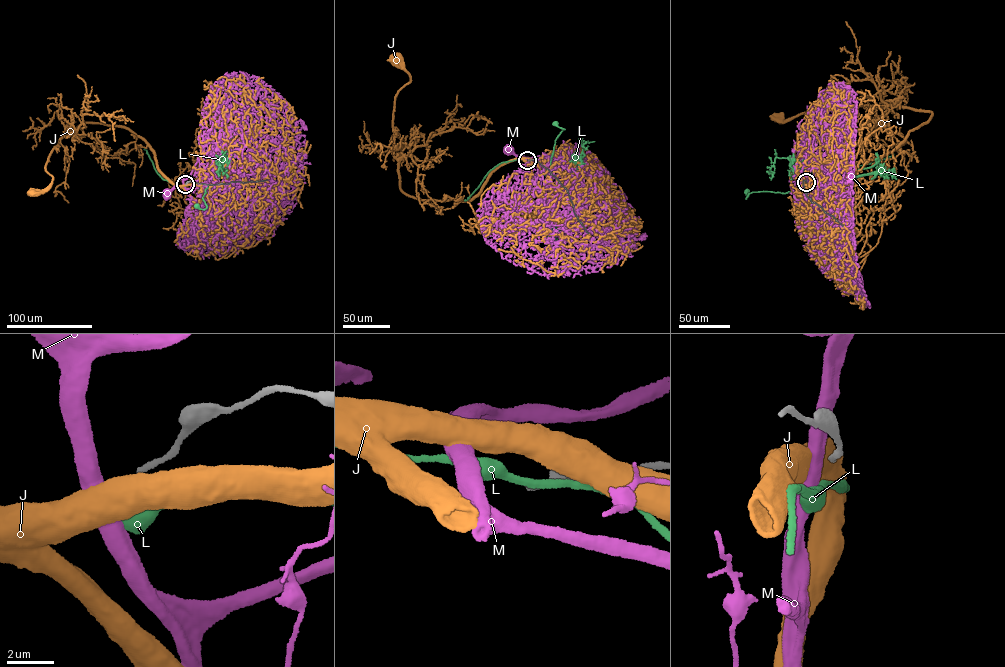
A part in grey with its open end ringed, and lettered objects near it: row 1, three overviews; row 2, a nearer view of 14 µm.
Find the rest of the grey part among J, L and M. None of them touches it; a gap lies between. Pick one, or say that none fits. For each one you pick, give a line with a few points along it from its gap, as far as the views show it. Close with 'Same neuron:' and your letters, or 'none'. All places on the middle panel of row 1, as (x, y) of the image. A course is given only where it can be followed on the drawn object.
Same neuron: none

